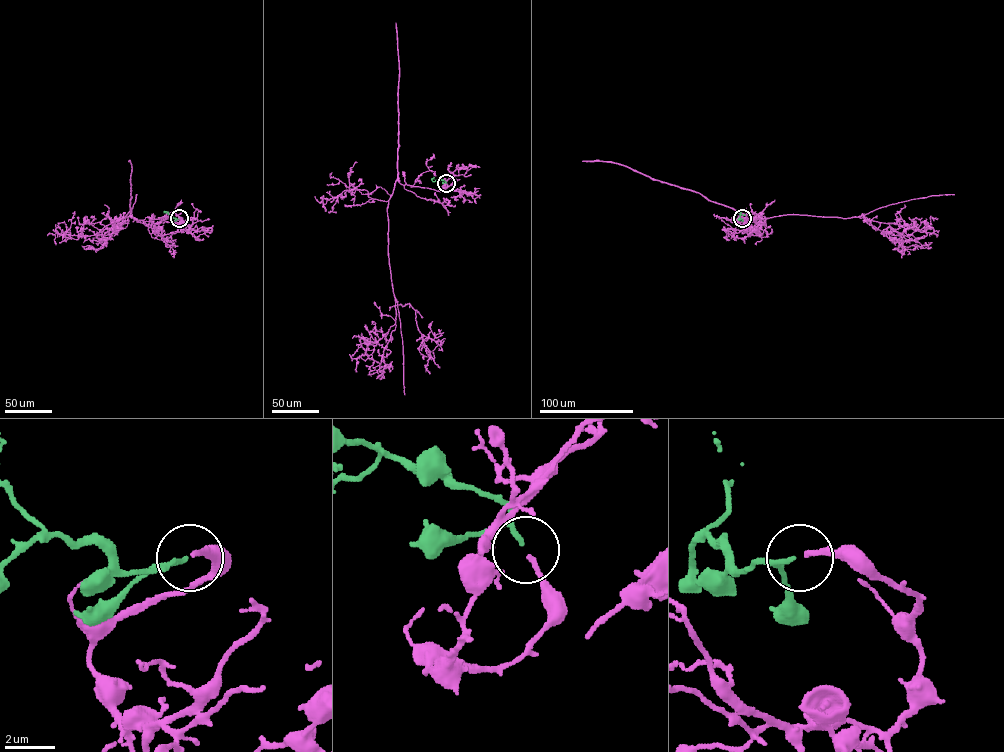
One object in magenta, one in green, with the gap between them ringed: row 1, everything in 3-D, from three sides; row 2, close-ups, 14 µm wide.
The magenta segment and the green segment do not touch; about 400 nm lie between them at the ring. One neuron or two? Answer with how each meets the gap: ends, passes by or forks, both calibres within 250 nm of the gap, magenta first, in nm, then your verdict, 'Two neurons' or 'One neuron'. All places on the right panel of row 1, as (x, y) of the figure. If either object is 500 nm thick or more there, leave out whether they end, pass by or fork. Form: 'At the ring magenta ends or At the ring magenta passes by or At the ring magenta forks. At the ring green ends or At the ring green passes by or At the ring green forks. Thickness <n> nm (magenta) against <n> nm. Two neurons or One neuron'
At the ring magenta ends. At the ring green ends. Thickness 200 nm (magenta) against 180 nm. One neuron

